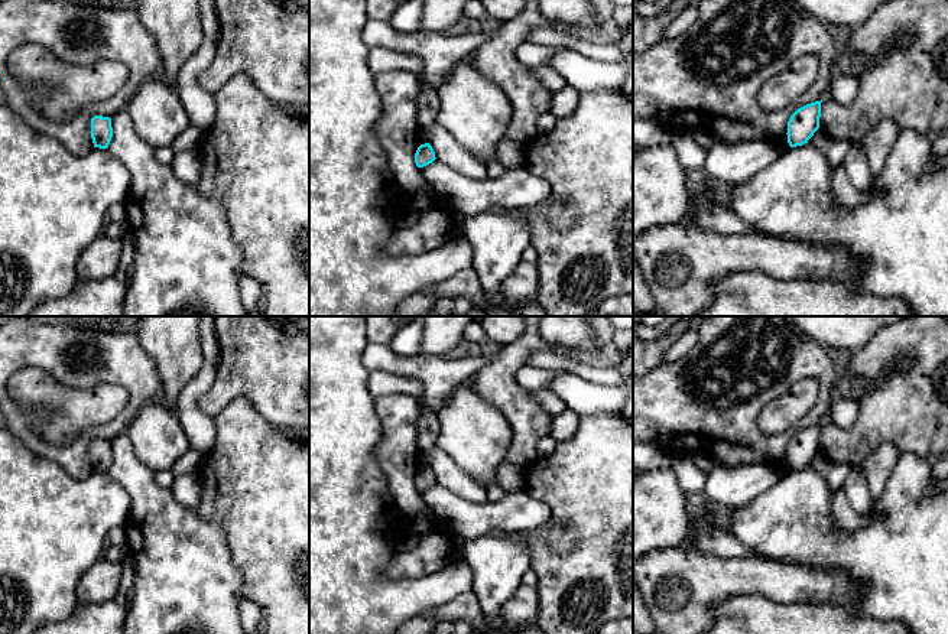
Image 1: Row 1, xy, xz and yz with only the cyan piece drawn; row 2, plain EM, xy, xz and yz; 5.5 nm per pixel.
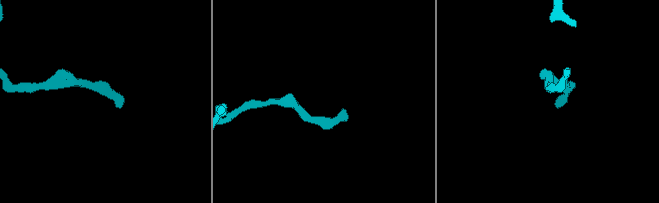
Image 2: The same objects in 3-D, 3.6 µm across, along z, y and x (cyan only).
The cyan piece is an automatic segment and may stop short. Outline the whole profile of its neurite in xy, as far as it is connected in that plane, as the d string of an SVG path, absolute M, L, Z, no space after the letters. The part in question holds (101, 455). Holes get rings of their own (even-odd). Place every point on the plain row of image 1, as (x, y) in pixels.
M94 439L91 442L91 462L94 471L107 472L113 461L111 442Z

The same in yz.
M821 425L798 432L788 445L788 466L790 471L802 469L819 452Z

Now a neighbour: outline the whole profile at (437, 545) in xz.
M438 526L426 531L415 549L396 552L386 569L387 578L422 578L438 570L454 549L465 540L449 527Z

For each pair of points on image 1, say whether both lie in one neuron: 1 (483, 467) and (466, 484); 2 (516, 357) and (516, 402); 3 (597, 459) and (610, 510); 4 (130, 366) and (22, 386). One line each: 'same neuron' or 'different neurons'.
1: different neurons
2: same neuron
3: same neuron
4: different neurons

